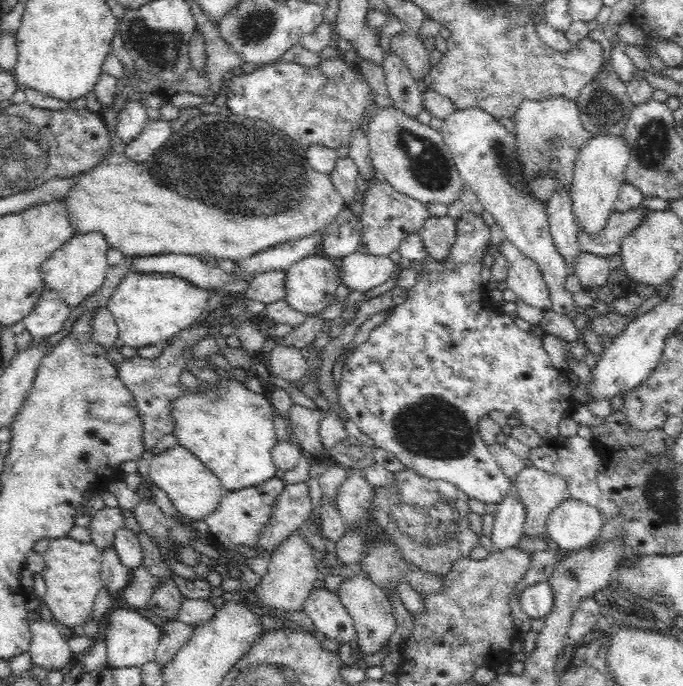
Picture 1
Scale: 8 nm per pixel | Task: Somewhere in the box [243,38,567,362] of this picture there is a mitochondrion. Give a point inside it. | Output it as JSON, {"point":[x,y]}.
{"point":[432,170]}

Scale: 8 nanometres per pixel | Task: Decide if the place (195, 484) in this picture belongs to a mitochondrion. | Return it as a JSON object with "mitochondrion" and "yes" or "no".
{"mitochondrion":"no"}

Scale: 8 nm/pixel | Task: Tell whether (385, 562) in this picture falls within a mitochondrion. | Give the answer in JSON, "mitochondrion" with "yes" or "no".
{"mitochondrion":"yes"}

